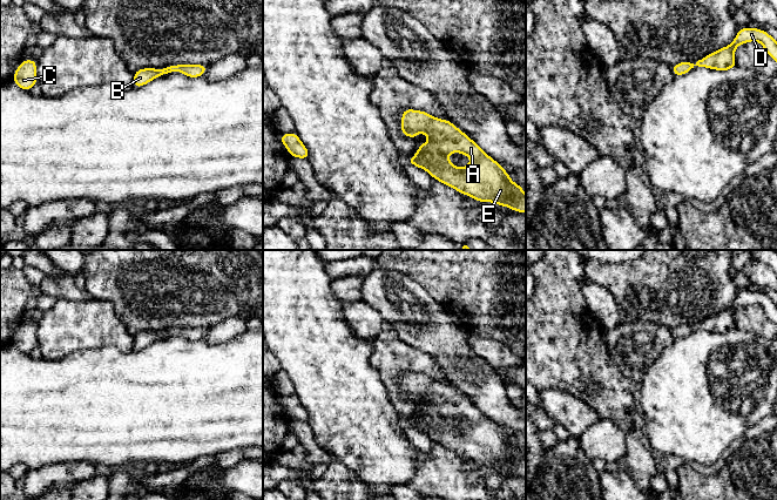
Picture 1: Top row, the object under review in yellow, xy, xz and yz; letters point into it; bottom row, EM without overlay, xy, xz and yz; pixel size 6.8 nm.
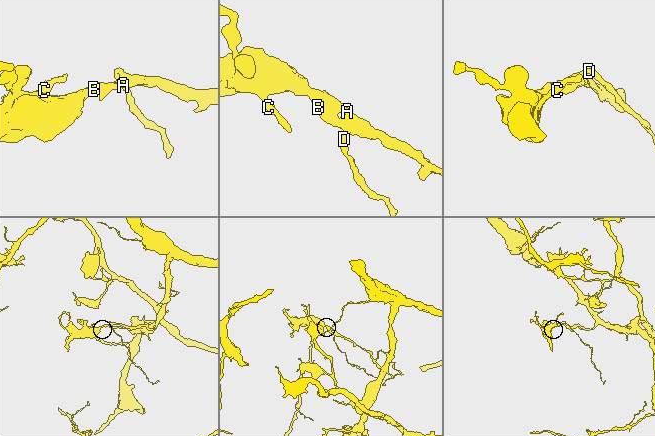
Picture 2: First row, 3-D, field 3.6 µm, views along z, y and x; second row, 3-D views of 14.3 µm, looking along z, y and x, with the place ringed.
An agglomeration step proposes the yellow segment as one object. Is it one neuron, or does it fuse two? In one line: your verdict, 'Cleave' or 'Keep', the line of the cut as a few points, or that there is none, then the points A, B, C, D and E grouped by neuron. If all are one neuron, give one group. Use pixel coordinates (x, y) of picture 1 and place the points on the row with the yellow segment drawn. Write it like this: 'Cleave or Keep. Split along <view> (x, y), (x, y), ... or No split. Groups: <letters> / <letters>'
Keep. No split. Groups: A B C D E

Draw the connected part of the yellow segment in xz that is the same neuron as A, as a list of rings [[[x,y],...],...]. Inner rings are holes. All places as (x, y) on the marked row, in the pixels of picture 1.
[[[405,109],[401,134],[414,138],[419,133],[424,133],[430,141],[419,146],[408,163],[478,202],[491,202],[526,214],[523,188],[514,183],[495,160],[451,121],[426,112]],[[453,153],[464,154],[472,162],[464,168],[455,167],[447,158]]]

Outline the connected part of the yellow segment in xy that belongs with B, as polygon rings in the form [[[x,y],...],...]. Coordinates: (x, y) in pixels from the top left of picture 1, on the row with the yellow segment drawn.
[[[173,65],[160,69],[156,68],[142,68],[134,73],[134,87],[140,88],[161,75],[167,75],[173,72],[180,72],[189,77],[203,76],[207,70],[205,65]]]

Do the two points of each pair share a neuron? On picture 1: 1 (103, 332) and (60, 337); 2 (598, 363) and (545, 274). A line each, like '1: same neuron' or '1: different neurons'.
1: same neuron
2: same neuron

